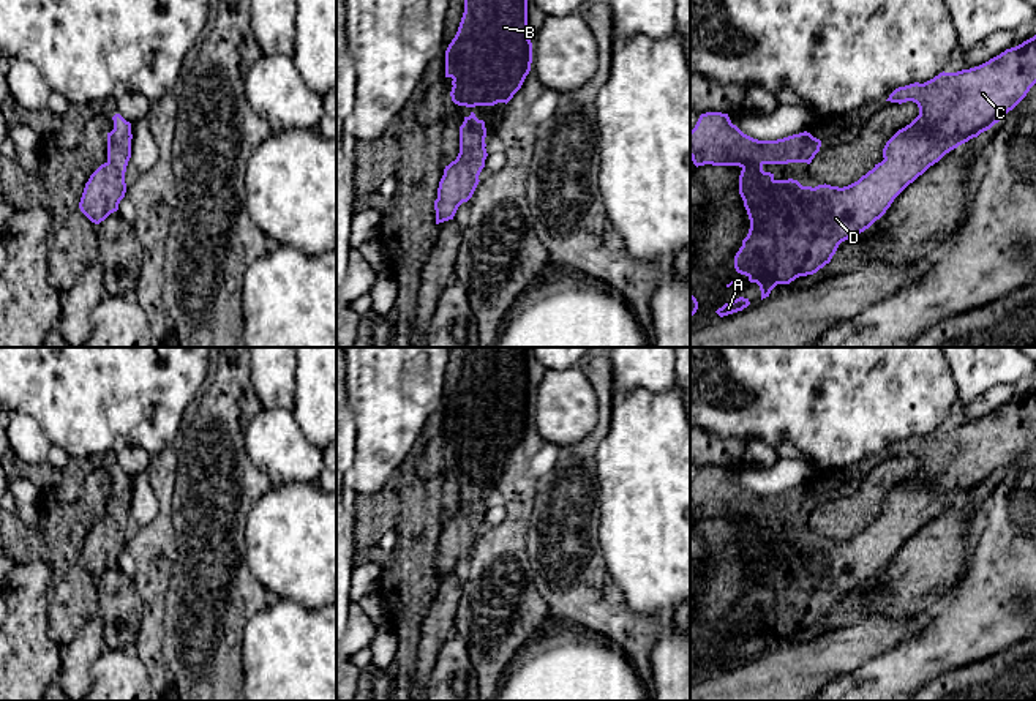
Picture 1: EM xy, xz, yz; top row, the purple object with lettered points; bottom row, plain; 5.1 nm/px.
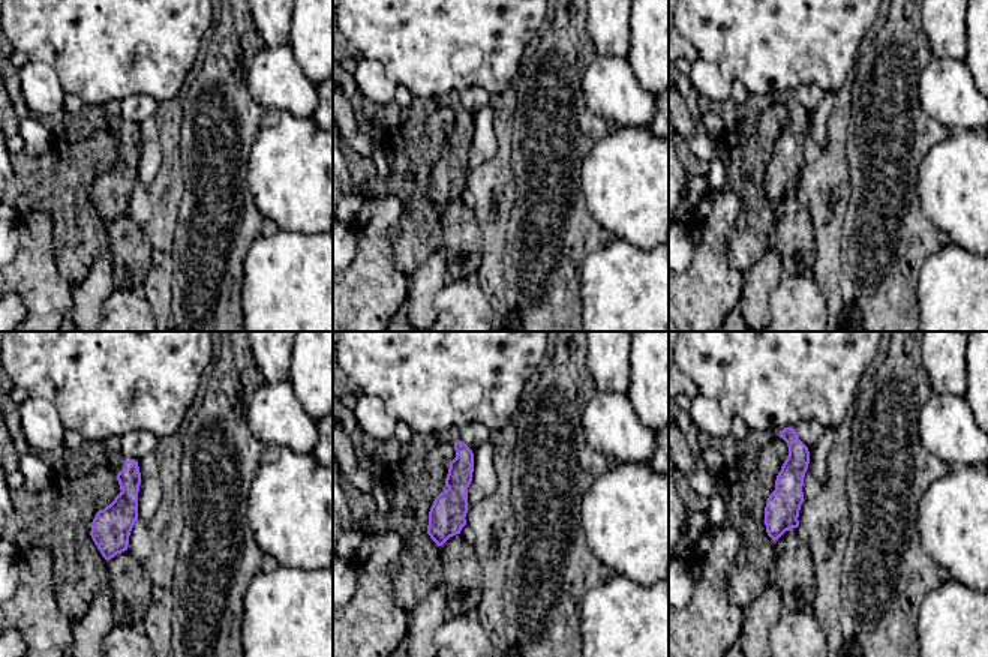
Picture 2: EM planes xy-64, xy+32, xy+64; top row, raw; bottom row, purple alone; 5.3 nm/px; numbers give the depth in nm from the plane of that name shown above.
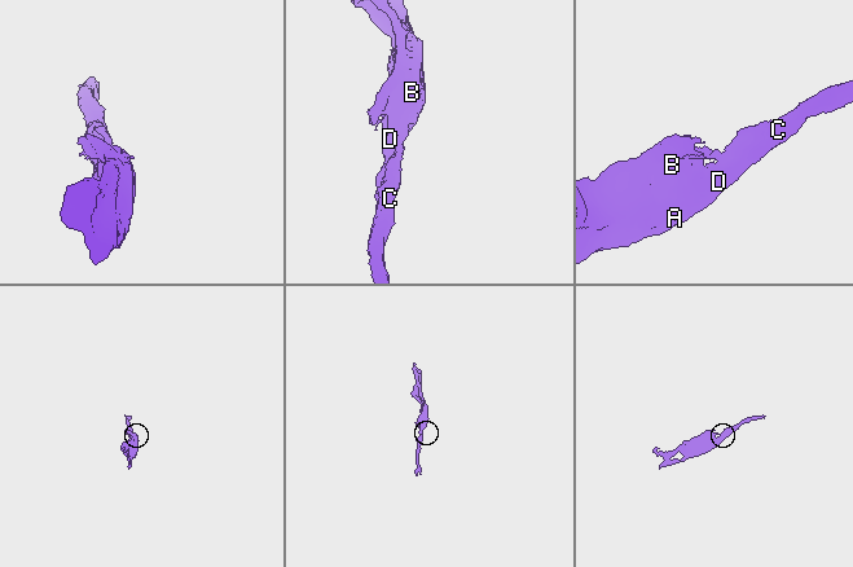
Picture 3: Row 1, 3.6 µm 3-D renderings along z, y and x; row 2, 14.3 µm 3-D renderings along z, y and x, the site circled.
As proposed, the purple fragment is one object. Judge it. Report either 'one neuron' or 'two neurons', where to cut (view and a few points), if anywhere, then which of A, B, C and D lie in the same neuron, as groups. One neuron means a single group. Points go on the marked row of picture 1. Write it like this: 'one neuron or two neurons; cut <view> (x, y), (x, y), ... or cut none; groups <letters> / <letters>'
one neuron; cut none; groups A B C D

